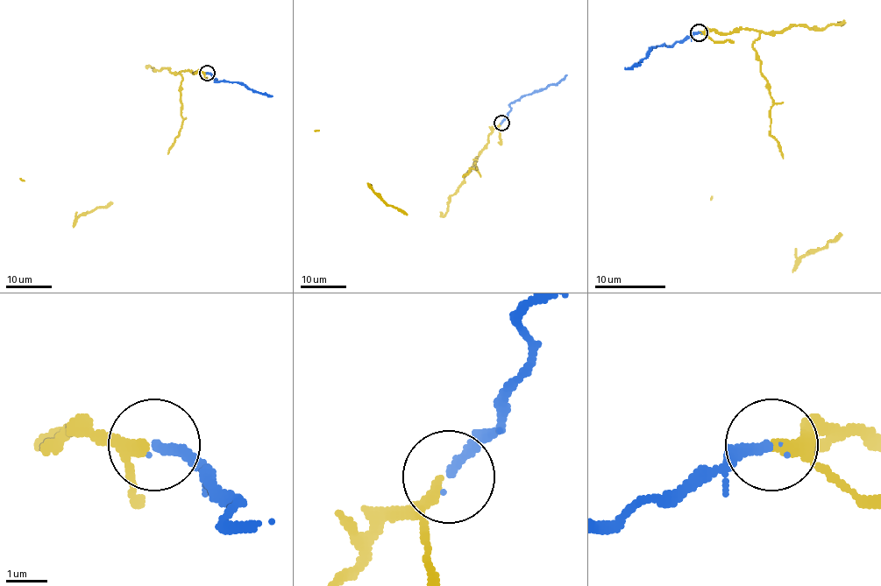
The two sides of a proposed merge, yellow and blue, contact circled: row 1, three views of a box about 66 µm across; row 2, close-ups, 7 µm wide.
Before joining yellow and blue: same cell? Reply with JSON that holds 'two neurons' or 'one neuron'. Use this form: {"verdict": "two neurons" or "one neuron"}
{"verdict": "one neuron"}

